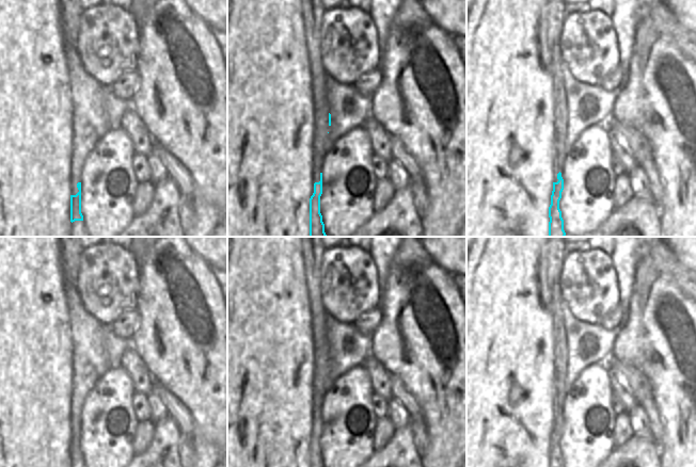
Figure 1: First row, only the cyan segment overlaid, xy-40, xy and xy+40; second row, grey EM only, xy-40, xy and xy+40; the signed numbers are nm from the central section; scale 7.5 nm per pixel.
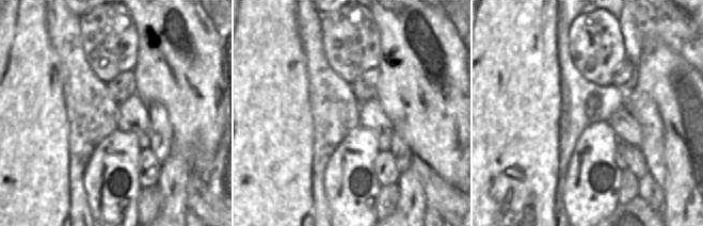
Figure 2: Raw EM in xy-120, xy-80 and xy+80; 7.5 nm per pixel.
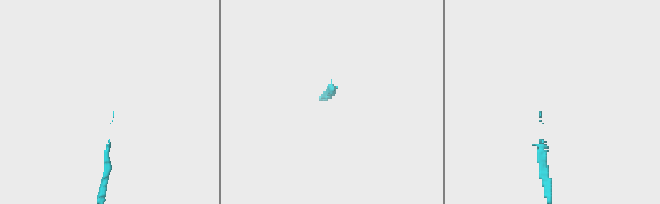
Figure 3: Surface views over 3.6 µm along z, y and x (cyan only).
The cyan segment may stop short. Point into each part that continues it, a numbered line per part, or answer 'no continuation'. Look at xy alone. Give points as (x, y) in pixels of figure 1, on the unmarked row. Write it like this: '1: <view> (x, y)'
1: xy (313, 247).

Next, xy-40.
no continuation.

